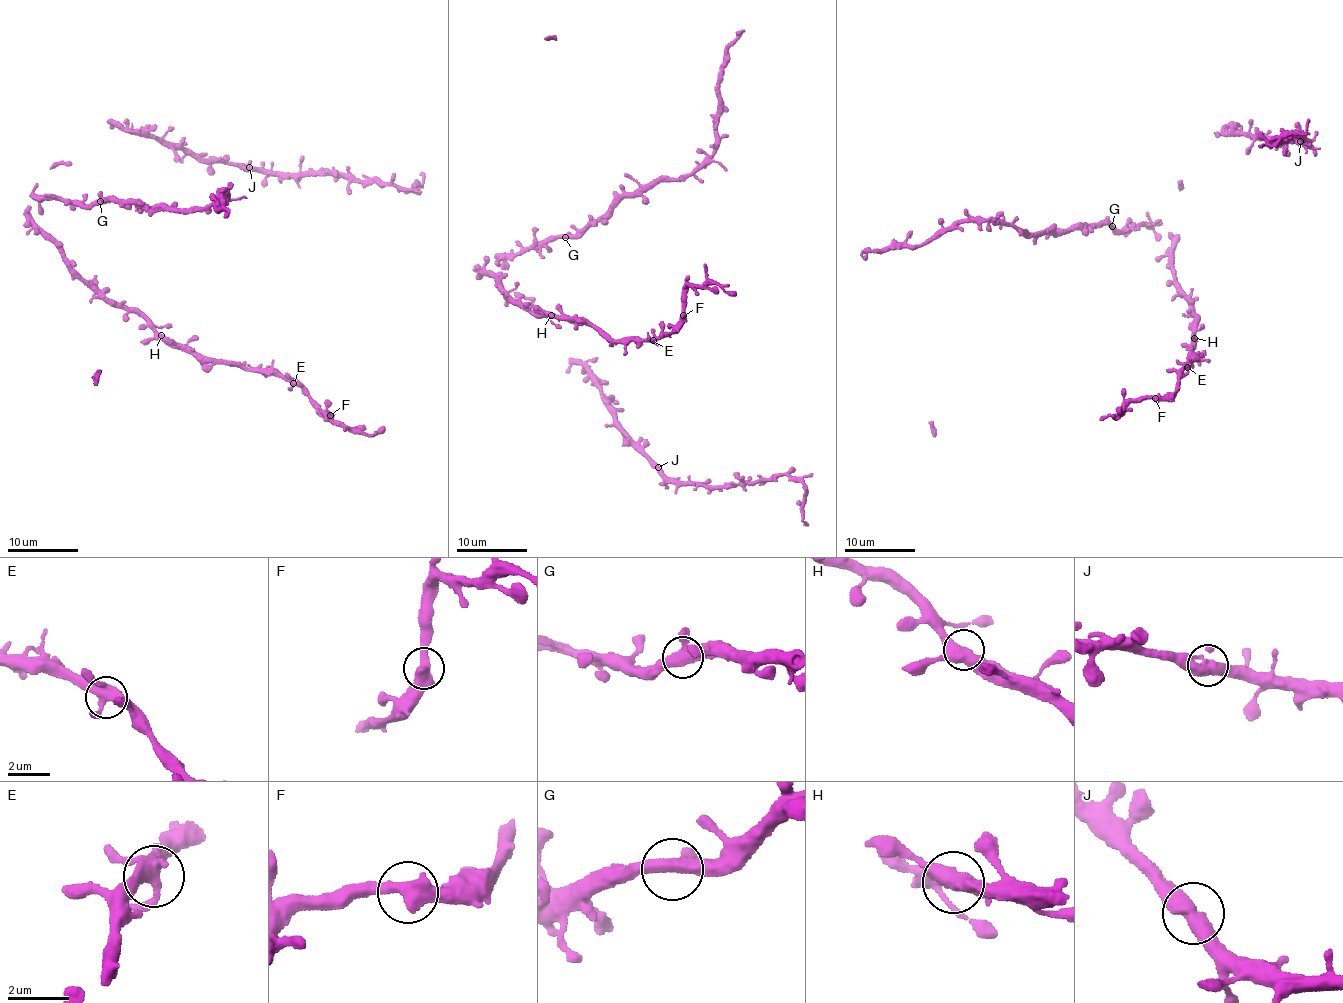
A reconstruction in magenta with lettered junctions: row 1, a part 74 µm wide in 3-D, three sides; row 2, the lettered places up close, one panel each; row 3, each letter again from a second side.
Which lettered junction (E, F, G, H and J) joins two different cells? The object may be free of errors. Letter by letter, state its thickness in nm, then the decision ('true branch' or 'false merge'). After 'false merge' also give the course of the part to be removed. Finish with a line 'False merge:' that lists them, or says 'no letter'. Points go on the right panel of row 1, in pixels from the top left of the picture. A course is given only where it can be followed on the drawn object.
E: 420 nm thick; true branch
F: 480 nm thick; true branch
G: 400 nm thick; true branch
H: 440 nm thick; true branch
J: 440 nm thick; true branch
False merge: no letter

